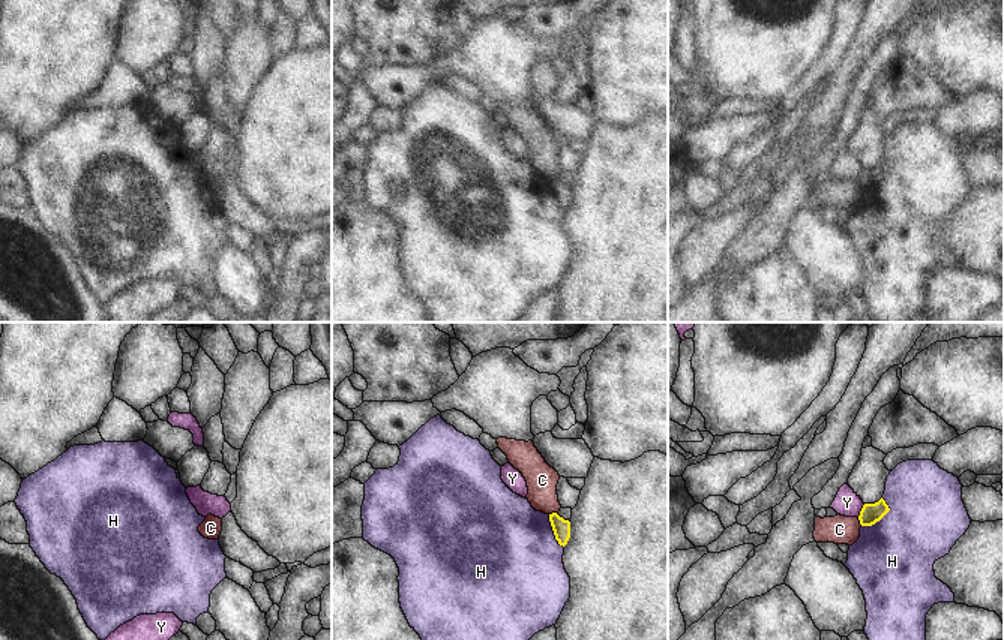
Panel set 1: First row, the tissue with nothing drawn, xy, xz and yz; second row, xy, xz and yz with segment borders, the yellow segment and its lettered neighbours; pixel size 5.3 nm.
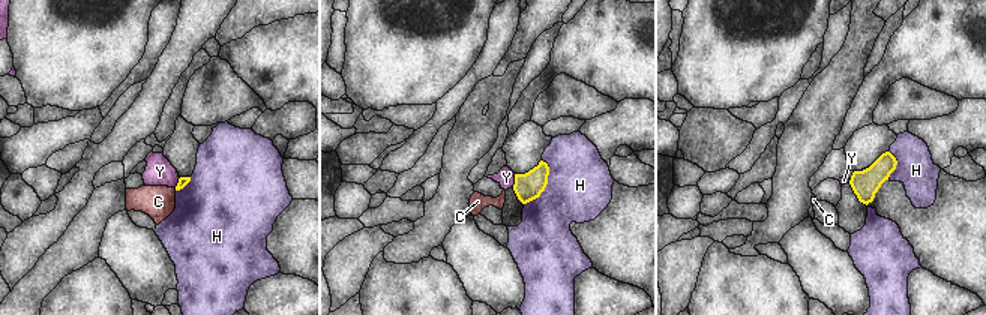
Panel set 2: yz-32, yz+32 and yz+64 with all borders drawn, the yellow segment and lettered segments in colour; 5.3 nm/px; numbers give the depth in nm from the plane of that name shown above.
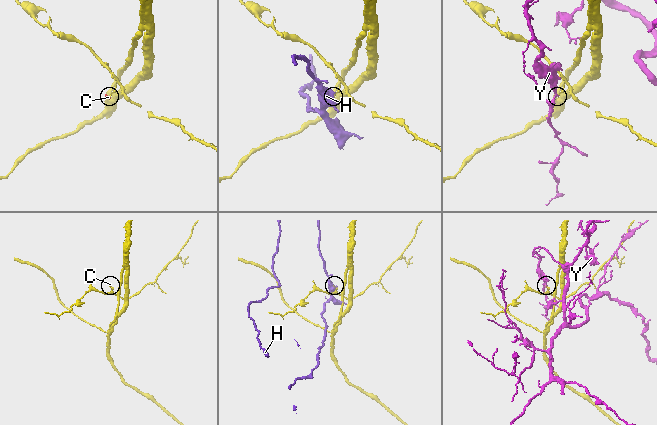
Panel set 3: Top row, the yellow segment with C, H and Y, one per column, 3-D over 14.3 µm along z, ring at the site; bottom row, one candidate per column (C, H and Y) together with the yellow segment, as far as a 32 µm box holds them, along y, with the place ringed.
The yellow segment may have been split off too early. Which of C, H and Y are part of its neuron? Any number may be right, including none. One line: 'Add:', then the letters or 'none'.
Add: none

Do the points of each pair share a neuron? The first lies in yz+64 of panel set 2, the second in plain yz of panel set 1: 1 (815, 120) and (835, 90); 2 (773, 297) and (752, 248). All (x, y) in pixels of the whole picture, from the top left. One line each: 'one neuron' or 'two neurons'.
1: two neurons
2: two neurons

